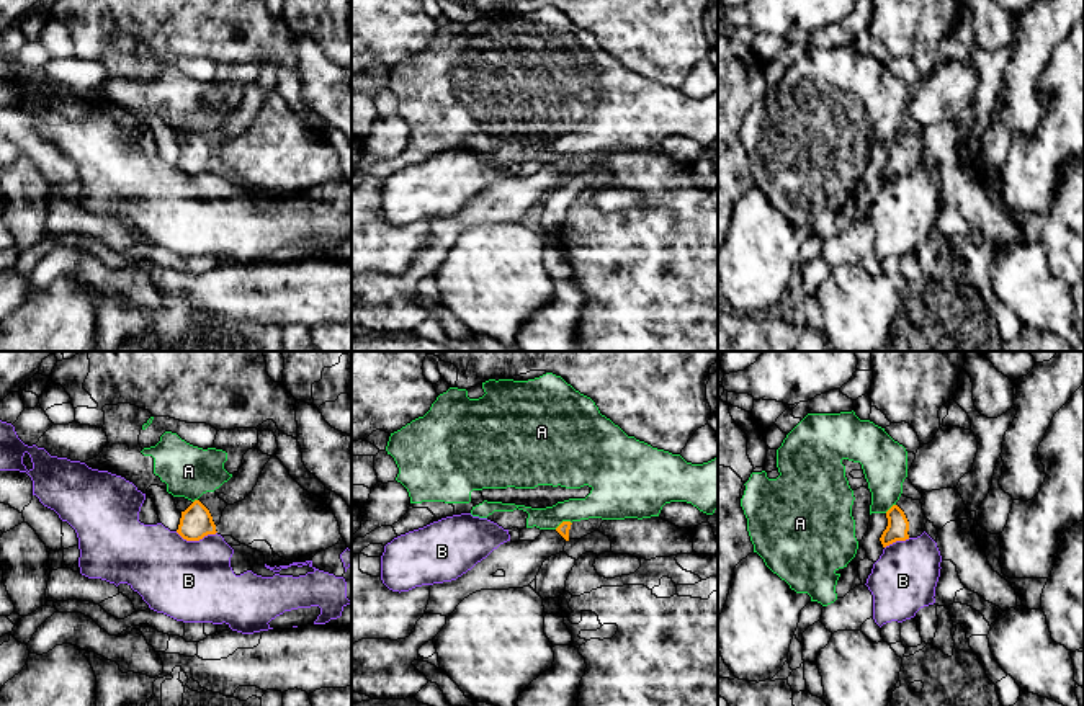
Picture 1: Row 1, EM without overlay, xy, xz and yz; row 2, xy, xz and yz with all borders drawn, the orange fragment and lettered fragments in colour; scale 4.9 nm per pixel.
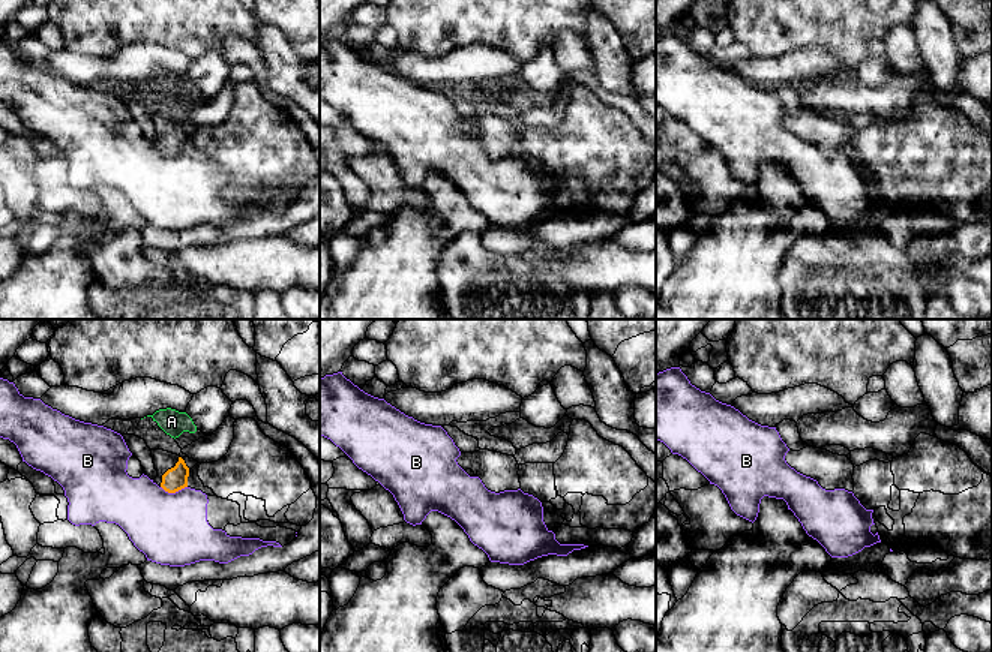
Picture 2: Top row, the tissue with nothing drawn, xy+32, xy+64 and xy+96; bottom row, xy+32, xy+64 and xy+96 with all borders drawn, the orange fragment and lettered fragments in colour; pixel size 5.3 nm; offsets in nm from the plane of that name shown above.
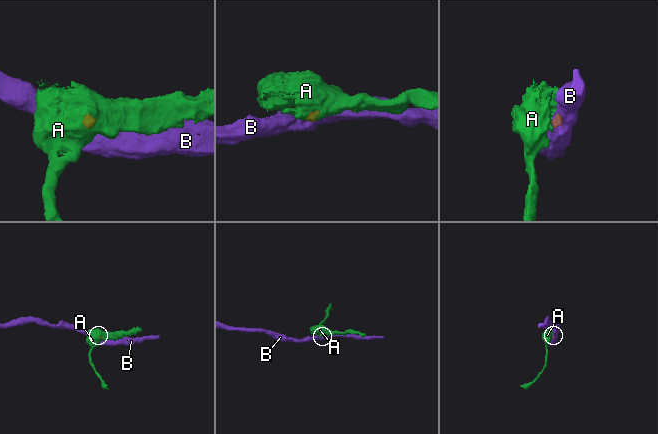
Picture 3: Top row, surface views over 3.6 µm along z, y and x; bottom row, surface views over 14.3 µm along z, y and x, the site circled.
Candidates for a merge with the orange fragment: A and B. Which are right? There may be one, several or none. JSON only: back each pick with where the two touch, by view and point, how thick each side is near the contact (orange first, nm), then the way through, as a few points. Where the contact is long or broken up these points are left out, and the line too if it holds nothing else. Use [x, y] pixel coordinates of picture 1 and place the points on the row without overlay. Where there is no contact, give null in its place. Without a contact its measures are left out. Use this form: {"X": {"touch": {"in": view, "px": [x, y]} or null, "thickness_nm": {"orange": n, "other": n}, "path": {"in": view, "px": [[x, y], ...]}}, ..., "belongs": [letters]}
{"belongs": []}

